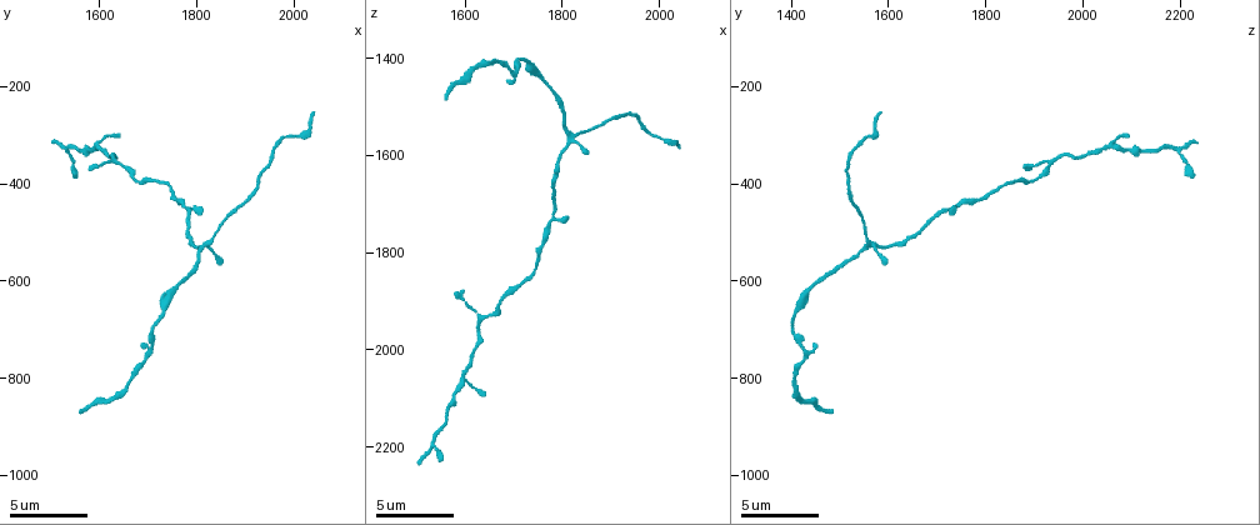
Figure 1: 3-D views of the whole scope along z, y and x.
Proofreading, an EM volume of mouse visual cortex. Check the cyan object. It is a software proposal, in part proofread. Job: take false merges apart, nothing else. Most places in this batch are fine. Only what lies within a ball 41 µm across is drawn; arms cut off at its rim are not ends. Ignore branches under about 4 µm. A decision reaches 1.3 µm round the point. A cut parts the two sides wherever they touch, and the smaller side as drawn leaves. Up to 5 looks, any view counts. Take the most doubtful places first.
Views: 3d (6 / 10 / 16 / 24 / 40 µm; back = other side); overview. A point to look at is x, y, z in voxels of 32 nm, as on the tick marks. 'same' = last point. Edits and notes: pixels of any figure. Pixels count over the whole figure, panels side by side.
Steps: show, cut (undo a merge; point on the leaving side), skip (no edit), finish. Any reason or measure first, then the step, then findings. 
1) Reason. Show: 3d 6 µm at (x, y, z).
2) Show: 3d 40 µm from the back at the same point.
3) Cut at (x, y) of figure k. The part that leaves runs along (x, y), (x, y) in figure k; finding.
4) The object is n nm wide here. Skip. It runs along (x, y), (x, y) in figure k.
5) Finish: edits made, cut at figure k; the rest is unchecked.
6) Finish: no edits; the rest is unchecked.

Four arms meet. Show: 3d 16 µm at (1815, 530, 1555).

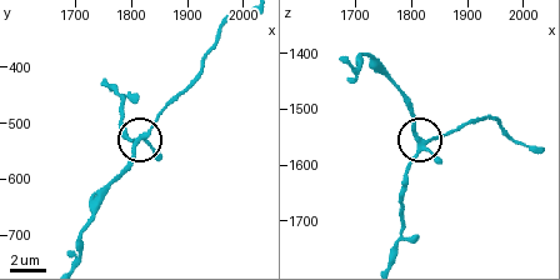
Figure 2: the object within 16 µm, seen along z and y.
Zoom in. Show: 3d 6 µm at (1815, 530, 1560).

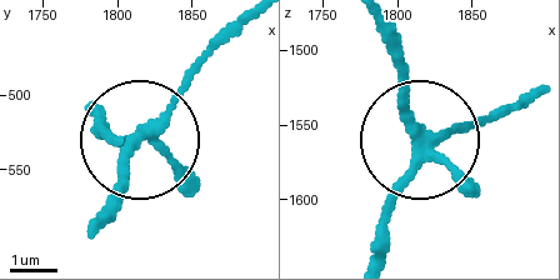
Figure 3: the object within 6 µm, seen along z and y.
4 arms meet here. Skip. It runs along (373, 259), (416, 144), (500, 115) in figure 3; all the same neuron.

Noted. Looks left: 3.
Three arms meet. Show: 3d 6 µm at (1775, 450, 1735).

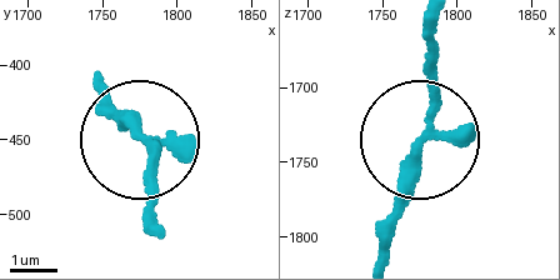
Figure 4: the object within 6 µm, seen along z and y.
3 arms meet here. Skip. Continuous, no second neuron.

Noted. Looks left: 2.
Three arms meet. Show: 3d 6 µm at (1600, 320, 2055).

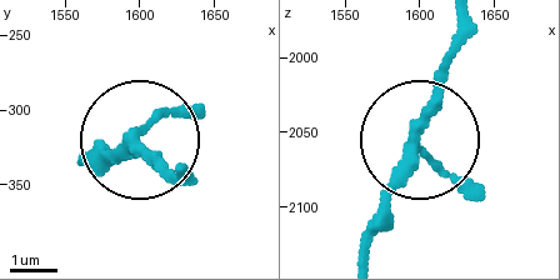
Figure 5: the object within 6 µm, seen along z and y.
The object is 250 nm wide here. Skip. All the same neuron.

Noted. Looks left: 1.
Finish: no edits; the rest is unchecked.

